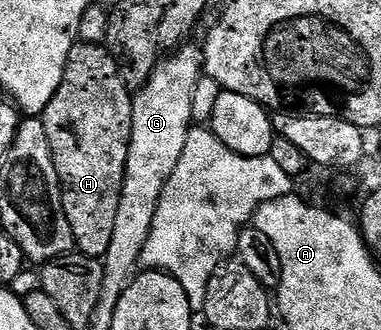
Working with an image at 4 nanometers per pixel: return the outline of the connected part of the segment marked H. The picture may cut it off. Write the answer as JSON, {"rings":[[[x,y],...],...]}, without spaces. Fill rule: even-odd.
{"rings":[[[80,41],[70,49],[62,85],[58,85],[58,93],[54,93],[42,116],[52,160],[58,169],[60,187],[64,191],[66,221],[70,221],[75,250],[92,259],[103,260],[106,249],[110,249],[110,237],[114,237],[114,217],[118,217],[118,201],[124,184],[124,170],[132,136],[133,98],[133,92],[107,46]]]}

